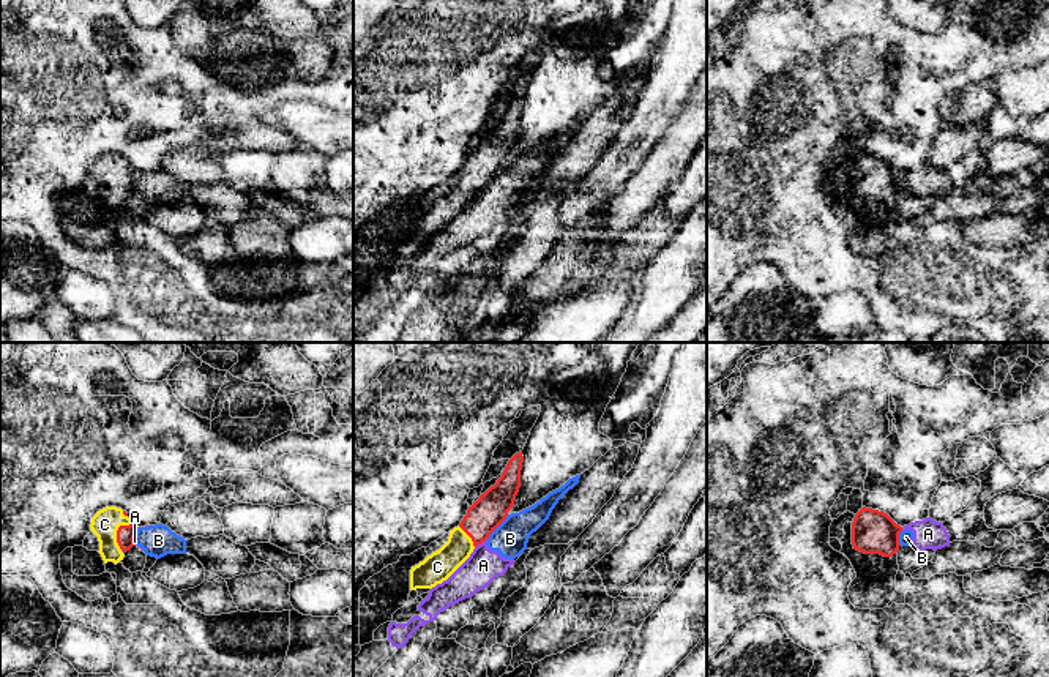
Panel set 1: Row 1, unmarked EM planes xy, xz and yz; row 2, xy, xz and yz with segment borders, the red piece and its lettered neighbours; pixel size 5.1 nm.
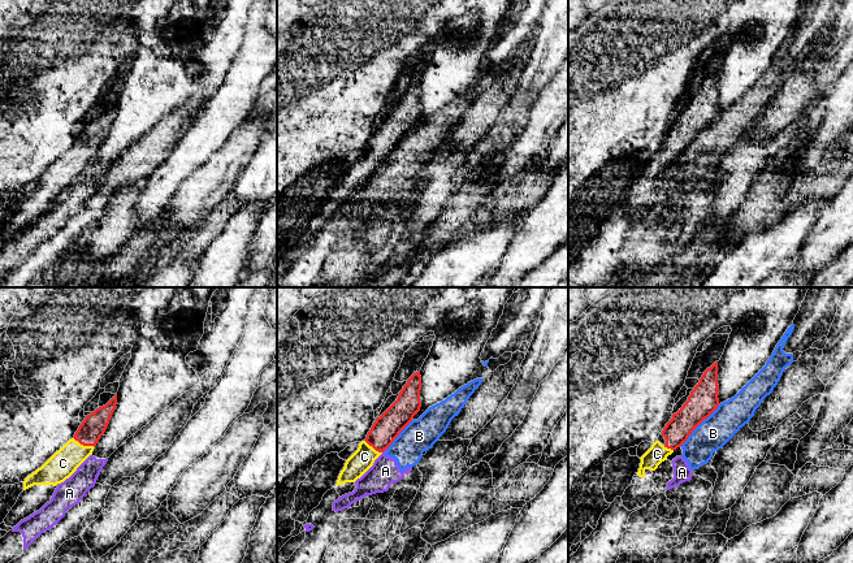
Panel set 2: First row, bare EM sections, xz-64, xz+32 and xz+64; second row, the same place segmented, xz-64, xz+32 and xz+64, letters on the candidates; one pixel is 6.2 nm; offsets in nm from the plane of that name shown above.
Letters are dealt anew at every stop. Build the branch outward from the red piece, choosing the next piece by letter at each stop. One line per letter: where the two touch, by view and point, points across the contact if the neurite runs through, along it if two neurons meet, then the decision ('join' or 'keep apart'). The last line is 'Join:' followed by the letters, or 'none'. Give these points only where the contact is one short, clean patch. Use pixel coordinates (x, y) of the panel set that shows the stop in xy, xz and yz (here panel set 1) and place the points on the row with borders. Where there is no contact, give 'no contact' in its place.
A: xz (480, 543) | along xz (486, 538), (475, 548) | keep apart
B: xz (497, 526) | along xz (508, 515), (486, 538) | keep apart
C: xy (117, 532) | across xy (125, 535), (117, 532), (109, 524), (104, 524) | join
Join: C

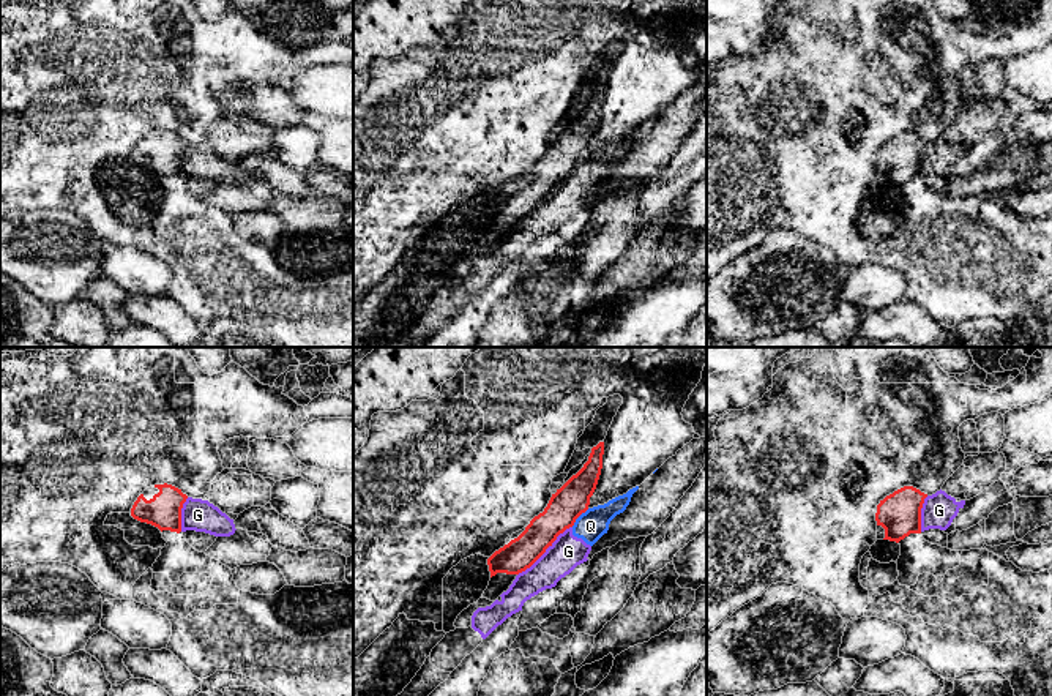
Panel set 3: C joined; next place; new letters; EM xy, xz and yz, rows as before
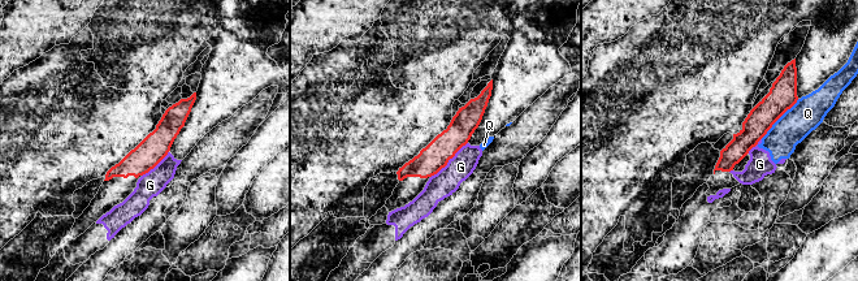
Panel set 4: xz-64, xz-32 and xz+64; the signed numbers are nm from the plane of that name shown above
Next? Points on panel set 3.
G: xz (544, 551) | along xz (571, 526), (518, 575) | keep apart
Q: xz (579, 515) | along xz (589, 508), (571, 526) | keep apart
Join: none

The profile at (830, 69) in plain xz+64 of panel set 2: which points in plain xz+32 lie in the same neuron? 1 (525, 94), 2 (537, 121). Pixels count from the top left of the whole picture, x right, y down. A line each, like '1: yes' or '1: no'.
1: yes
2: no

